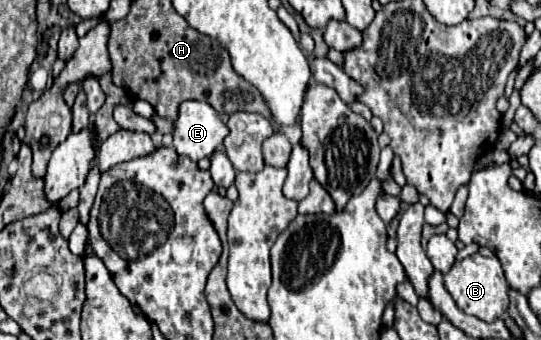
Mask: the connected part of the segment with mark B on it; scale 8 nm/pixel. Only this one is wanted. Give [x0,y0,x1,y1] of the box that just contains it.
[445,254,509,322]

